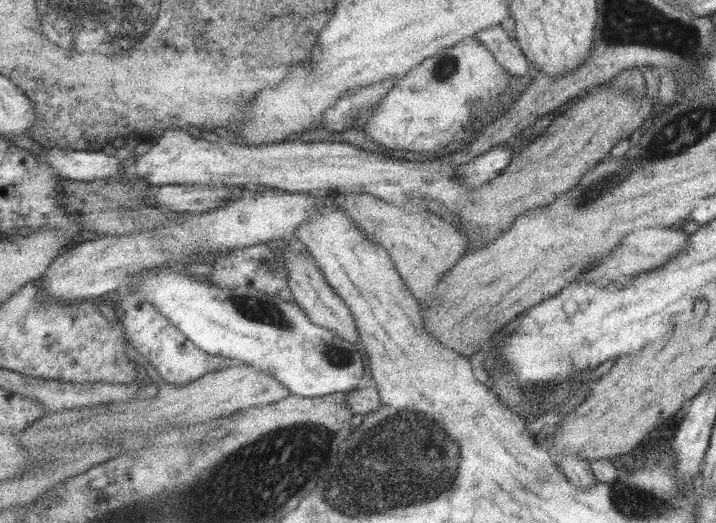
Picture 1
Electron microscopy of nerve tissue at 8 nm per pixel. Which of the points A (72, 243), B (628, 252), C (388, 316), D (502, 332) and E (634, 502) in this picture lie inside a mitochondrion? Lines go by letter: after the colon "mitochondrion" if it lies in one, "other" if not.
A: other
B: other
C: other
D: other
E: mitochondrion

